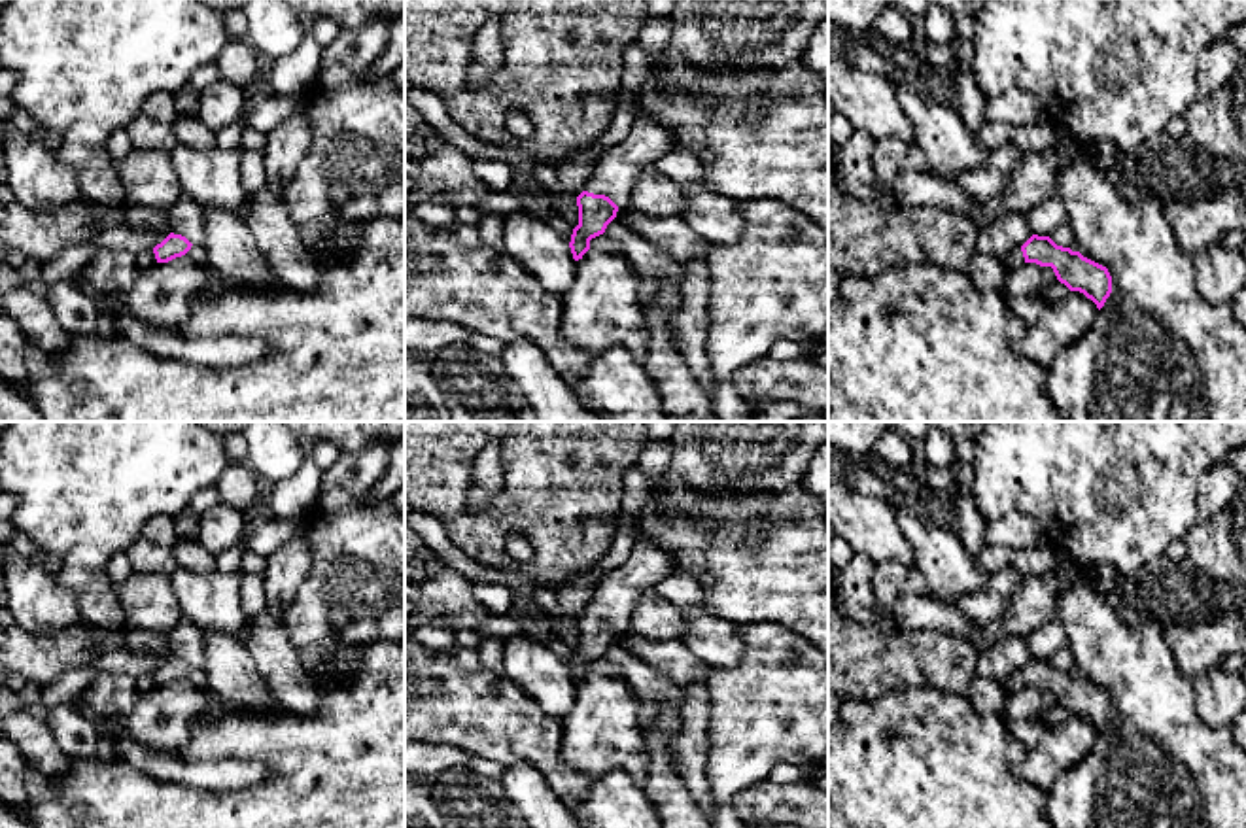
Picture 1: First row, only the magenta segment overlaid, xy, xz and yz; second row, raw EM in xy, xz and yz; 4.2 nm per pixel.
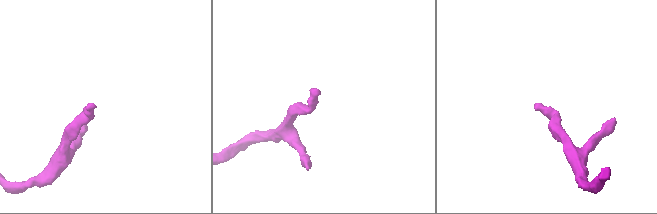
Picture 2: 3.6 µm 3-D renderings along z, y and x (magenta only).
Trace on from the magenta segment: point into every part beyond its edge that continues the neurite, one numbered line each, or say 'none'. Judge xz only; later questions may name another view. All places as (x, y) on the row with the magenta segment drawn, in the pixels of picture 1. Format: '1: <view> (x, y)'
1: xz (619, 167)

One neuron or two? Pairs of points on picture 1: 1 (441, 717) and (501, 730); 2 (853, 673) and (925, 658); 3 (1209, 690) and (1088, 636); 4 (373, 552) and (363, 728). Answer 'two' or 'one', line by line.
1: one
2: one
3: two
4: two

